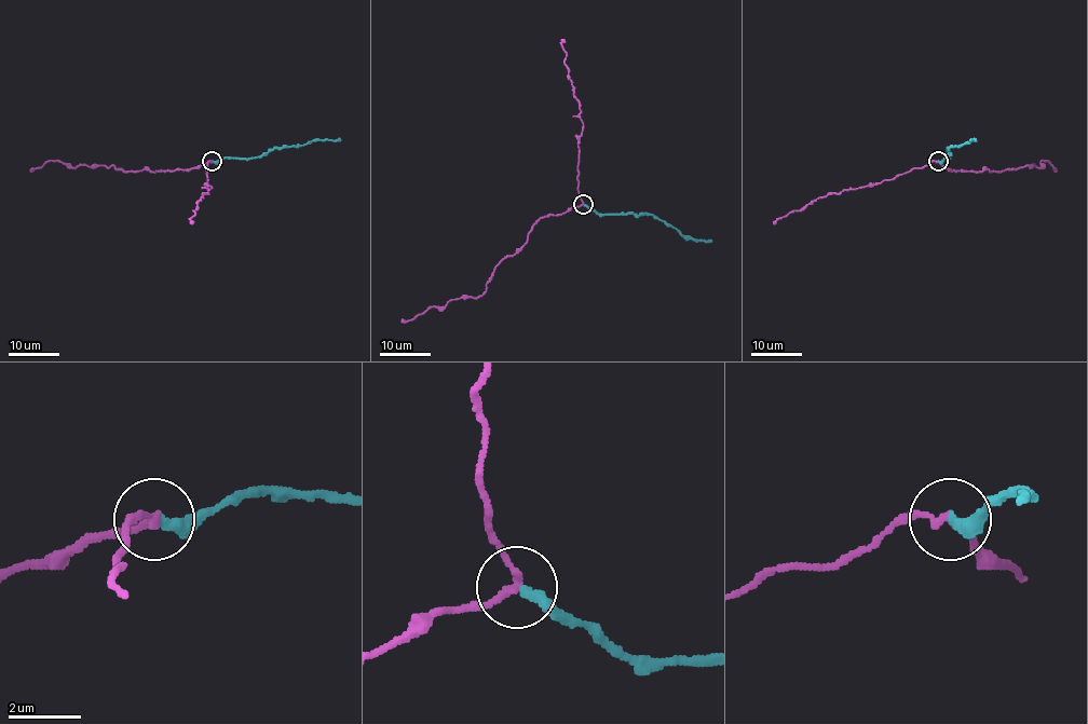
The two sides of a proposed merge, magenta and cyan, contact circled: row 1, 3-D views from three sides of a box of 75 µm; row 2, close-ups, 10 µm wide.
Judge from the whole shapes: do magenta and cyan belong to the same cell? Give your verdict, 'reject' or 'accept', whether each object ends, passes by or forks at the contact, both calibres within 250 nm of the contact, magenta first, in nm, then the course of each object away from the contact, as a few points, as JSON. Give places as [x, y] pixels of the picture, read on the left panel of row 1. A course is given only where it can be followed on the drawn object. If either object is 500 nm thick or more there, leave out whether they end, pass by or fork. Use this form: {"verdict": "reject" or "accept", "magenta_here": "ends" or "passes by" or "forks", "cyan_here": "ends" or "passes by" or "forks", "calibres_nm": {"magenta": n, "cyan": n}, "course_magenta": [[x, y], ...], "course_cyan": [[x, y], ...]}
{"verdict": "reject", "magenta_here": "passes by", "cyan_here": "ends", "calibres_nm": {"magenta": 190, "cyan": 280}, "course_magenta": [[212, 161], [190, 169], [124, 171], [80, 165], [68, 167], [50, 160], [30, 171]], "course_cyan": [[212, 161], [255, 159], [271, 149], [340, 138]]}

